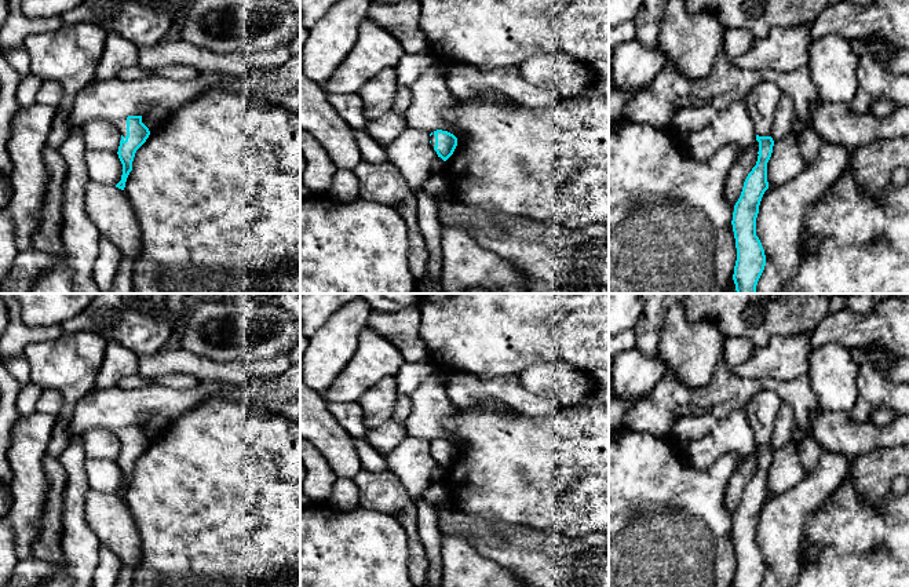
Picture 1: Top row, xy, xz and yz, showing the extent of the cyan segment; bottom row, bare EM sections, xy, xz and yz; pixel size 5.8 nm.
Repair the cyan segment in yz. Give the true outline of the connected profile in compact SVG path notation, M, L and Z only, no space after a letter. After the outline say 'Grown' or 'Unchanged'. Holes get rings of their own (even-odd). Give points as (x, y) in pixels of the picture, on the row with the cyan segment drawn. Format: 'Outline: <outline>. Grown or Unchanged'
Outline: M760 81L745 101L756 130L759 156L744 182L731 220L737 248L733 274L737 294L756 294L766 266L764 249L756 236L756 218L762 197L769 189L767 163L774 146L770 131L781 95L782 91L774 81Z. Grown

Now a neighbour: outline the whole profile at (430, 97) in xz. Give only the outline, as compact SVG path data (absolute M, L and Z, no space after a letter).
M435 65L427 68L408 88L412 94L412 103L405 112L408 128L454 134L454 128L443 119L443 110L456 106L459 99L448 90L445 76Z

